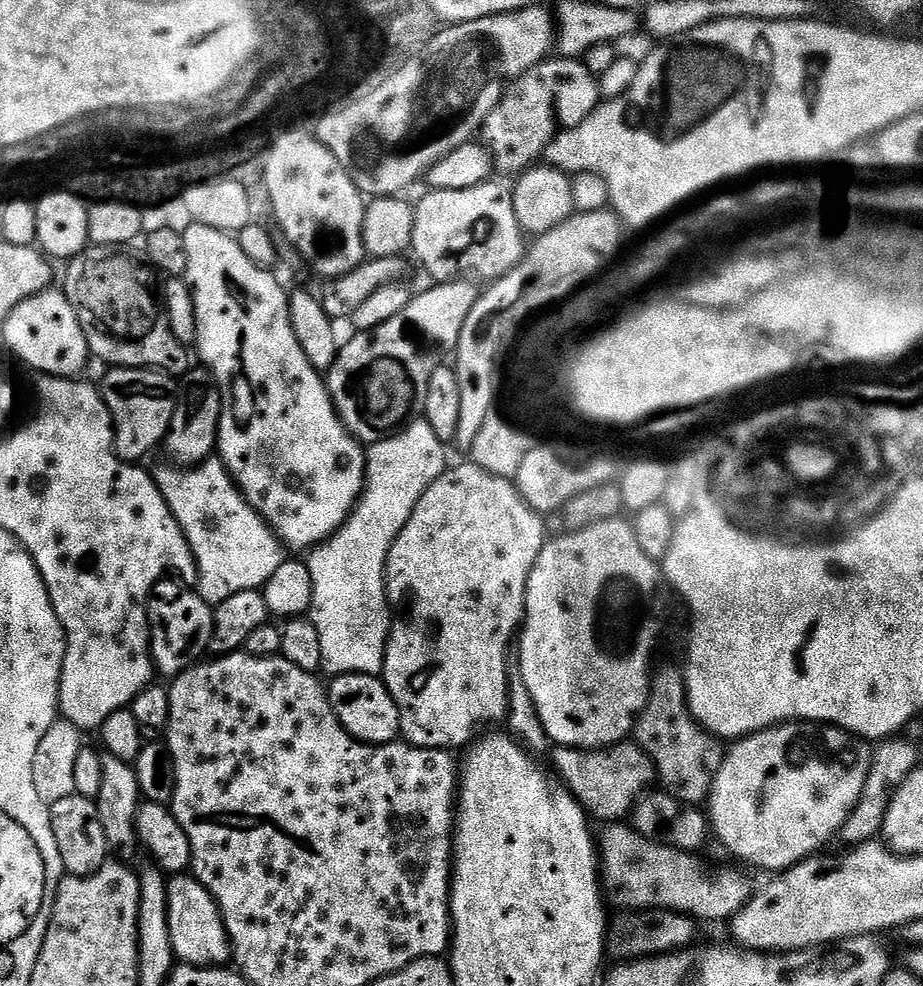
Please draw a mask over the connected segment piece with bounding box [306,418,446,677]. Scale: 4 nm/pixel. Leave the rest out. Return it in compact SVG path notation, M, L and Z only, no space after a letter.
M417 418L407 426L394 433L390 438L379 440L366 452L364 466L364 490L360 494L356 507L348 515L348 520L337 532L320 541L307 553L306 563L312 579L313 598L310 619L314 630L318 630L318 639L322 641L321 669L329 677L342 674L366 674L380 676L384 671L384 652L388 648L388 631L392 629L393 613L388 602L386 573L388 555L414 506L426 494L426 490L443 474L446 444L434 434L430 422Z

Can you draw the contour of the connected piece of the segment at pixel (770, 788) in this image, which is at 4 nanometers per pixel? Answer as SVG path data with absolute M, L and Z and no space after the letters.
M789 722L777 724L774 728L766 728L762 732L756 732L752 736L743 737L731 745L725 751L724 761L718 770L718 774L712 783L712 795L706 801L706 812L710 817L710 828L716 836L737 856L740 860L745 860L748 864L753 864L756 868L765 868L768 874L779 874L792 868L795 864L809 859L821 851L820 848L832 835L839 833L843 829L846 818L854 810L858 798L862 794L862 786L866 786L868 777L868 761L870 759L869 749L864 749L865 745L859 739L853 738L843 728L838 728L830 724L818 724L815 722Z

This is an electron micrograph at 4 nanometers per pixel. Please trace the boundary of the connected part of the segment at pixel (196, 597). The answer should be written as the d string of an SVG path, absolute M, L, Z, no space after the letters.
M165 578L152 589L148 605L148 634L152 638L152 662L157 673L167 678L175 678L187 668L201 659L203 652L209 651L208 643L212 637L213 605L208 604L200 596L199 591L190 589L172 578Z

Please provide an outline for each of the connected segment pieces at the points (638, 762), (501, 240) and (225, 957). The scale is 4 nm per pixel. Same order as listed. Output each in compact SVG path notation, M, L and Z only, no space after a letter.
M621 742L615 746L609 747L607 750L584 751L578 748L566 748L556 746L551 749L552 764L556 767L555 775L561 776L563 787L575 796L580 807L588 813L589 817L596 816L603 822L620 822L631 813L636 807L637 800L649 791L650 785L654 780L654 769L652 761L648 755L641 750L639 746L632 742Z
M492 183L462 190L428 190L420 201L415 201L410 252L420 259L433 281L451 282L457 279L456 271L461 268L465 277L491 282L505 276L523 258L526 233L514 214L512 188Z
M176 874L168 880L168 921L170 922L170 942L177 961L193 964L195 968L218 968L227 965L232 960L232 944L228 941L228 931L224 925L224 916L220 913L220 907L216 905L216 899L198 883L195 876L191 874Z

